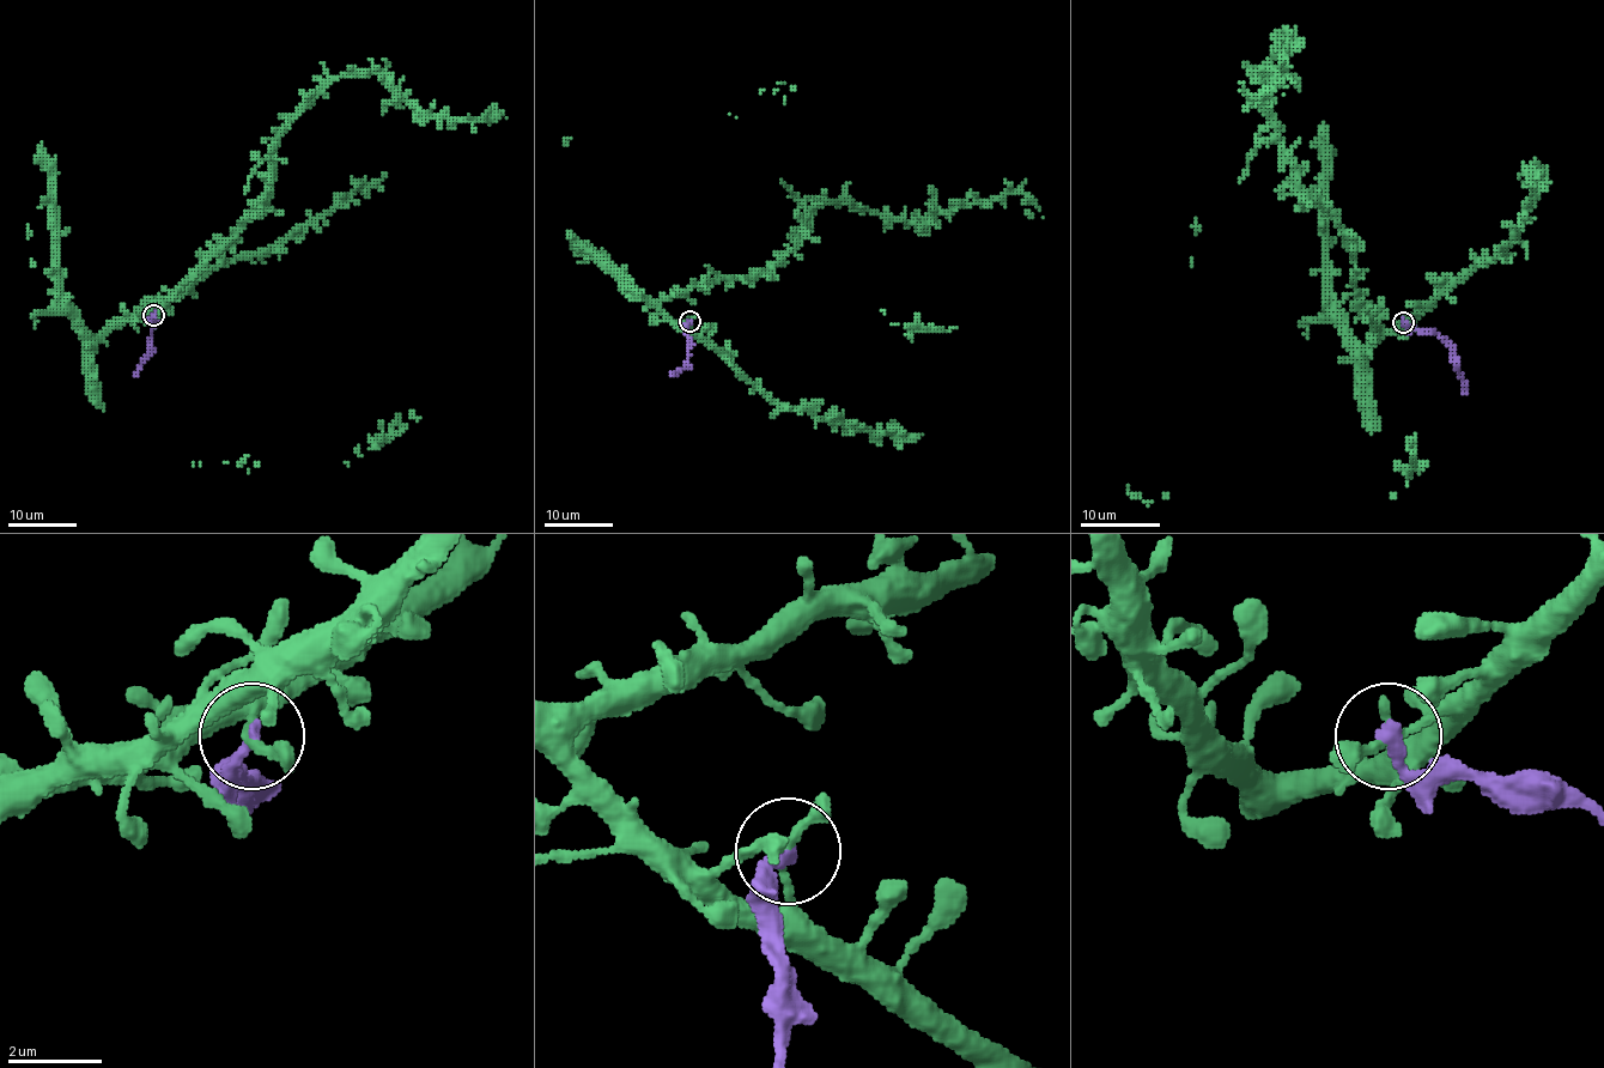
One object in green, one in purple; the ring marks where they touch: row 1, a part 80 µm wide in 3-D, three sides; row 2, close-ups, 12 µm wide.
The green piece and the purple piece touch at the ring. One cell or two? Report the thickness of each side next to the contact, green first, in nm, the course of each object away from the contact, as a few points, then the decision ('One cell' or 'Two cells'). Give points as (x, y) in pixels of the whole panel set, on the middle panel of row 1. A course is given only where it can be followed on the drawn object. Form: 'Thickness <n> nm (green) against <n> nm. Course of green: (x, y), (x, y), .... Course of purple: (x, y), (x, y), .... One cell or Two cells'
Thickness 160 nm (green) against 280 nm. Course of green: (691, 321), (681, 329), (660, 304), (758, 278), (825, 202), (924, 222), (1022, 192), (1042, 216). Course of purple: (691, 321), (687, 366), (672, 375). Two cells

